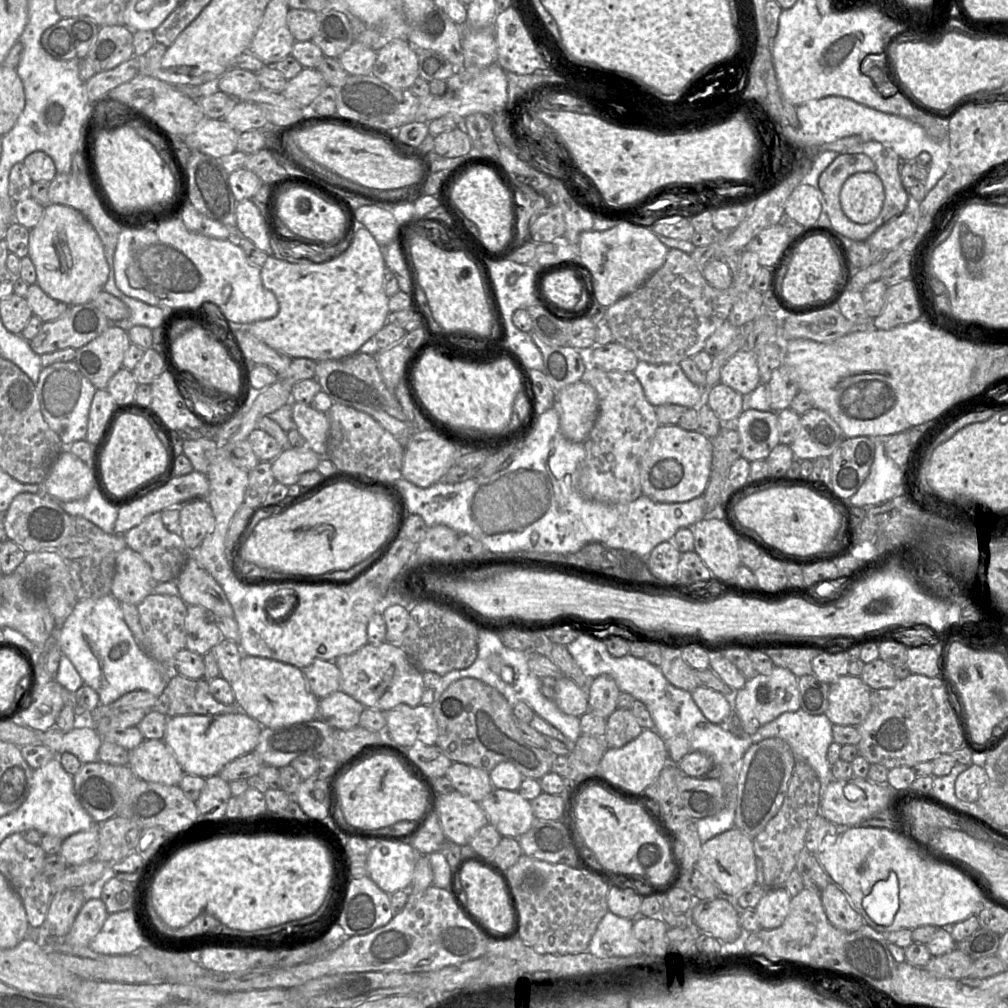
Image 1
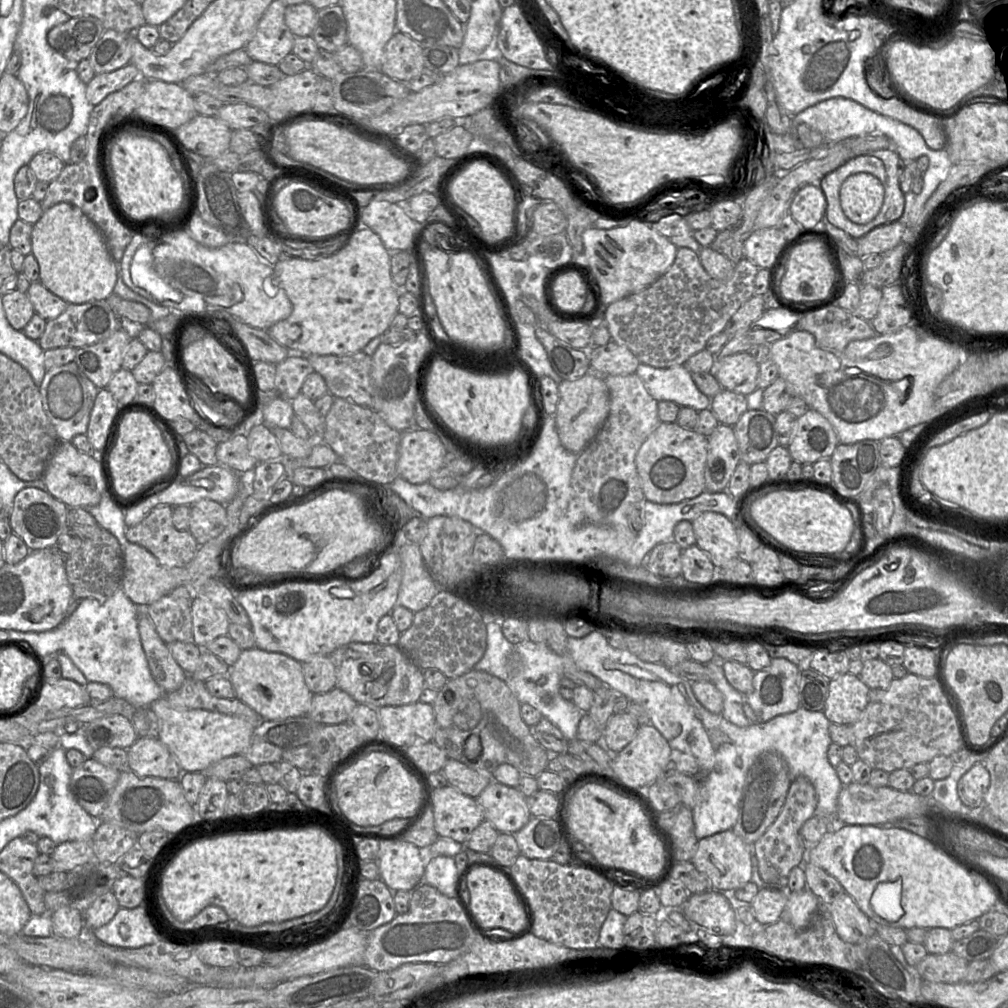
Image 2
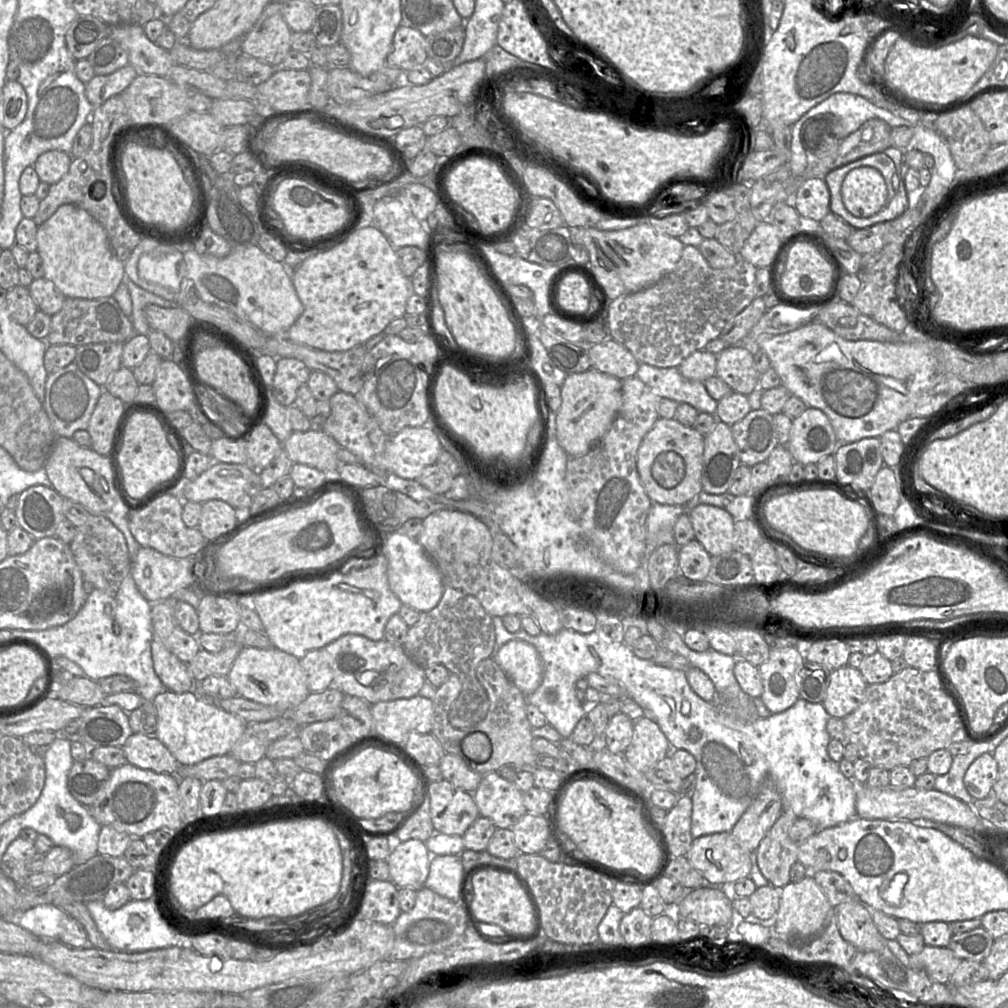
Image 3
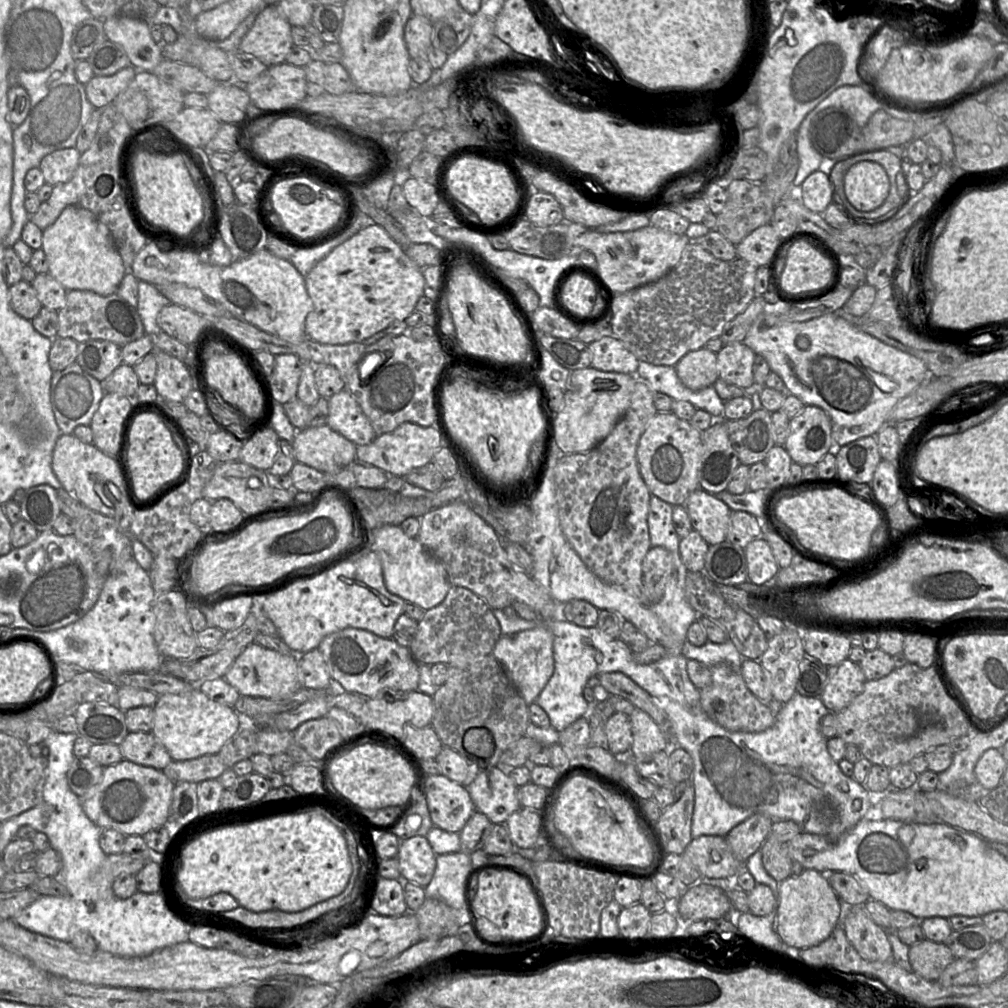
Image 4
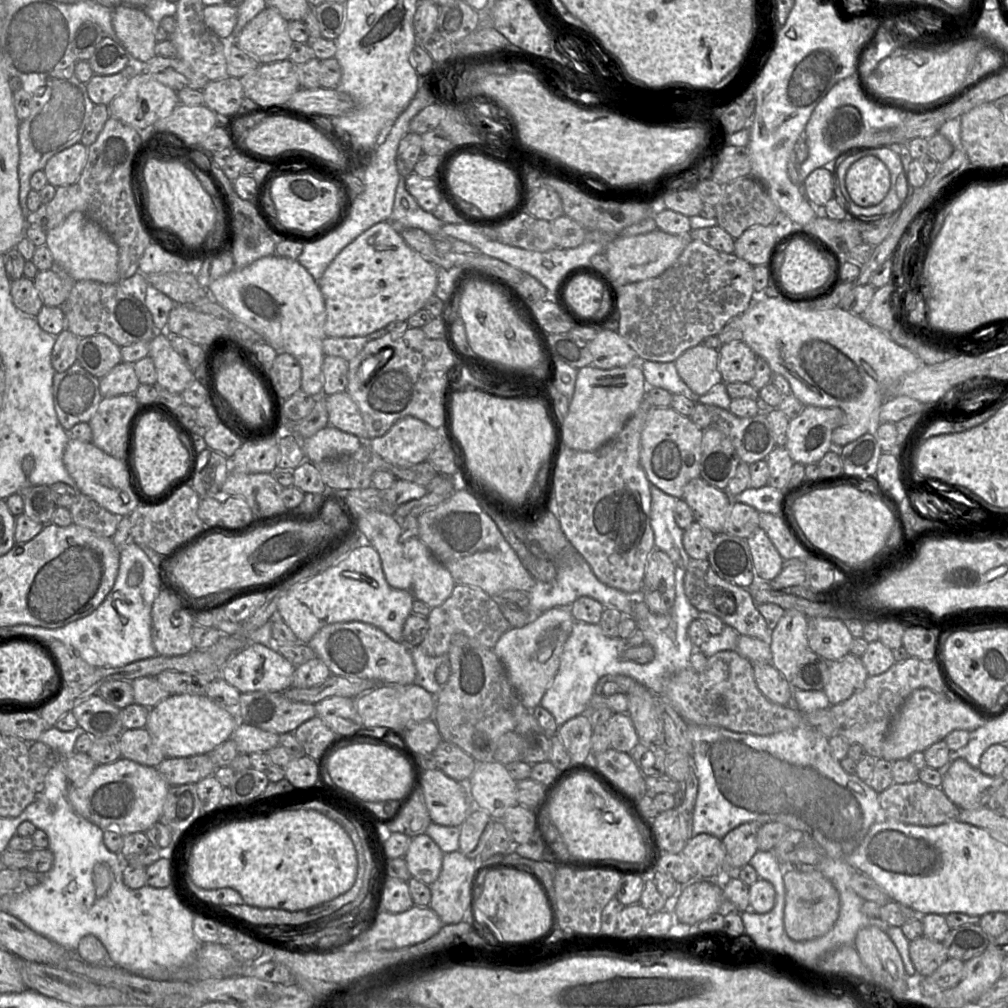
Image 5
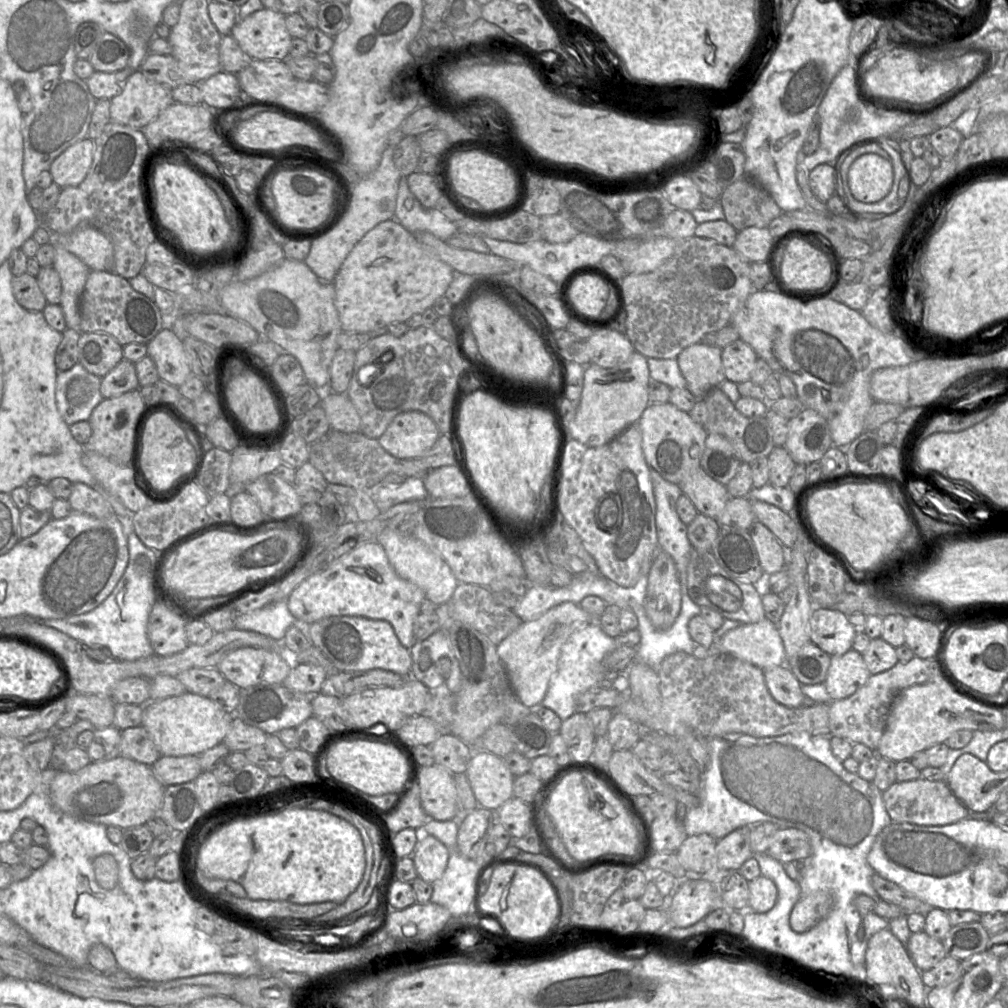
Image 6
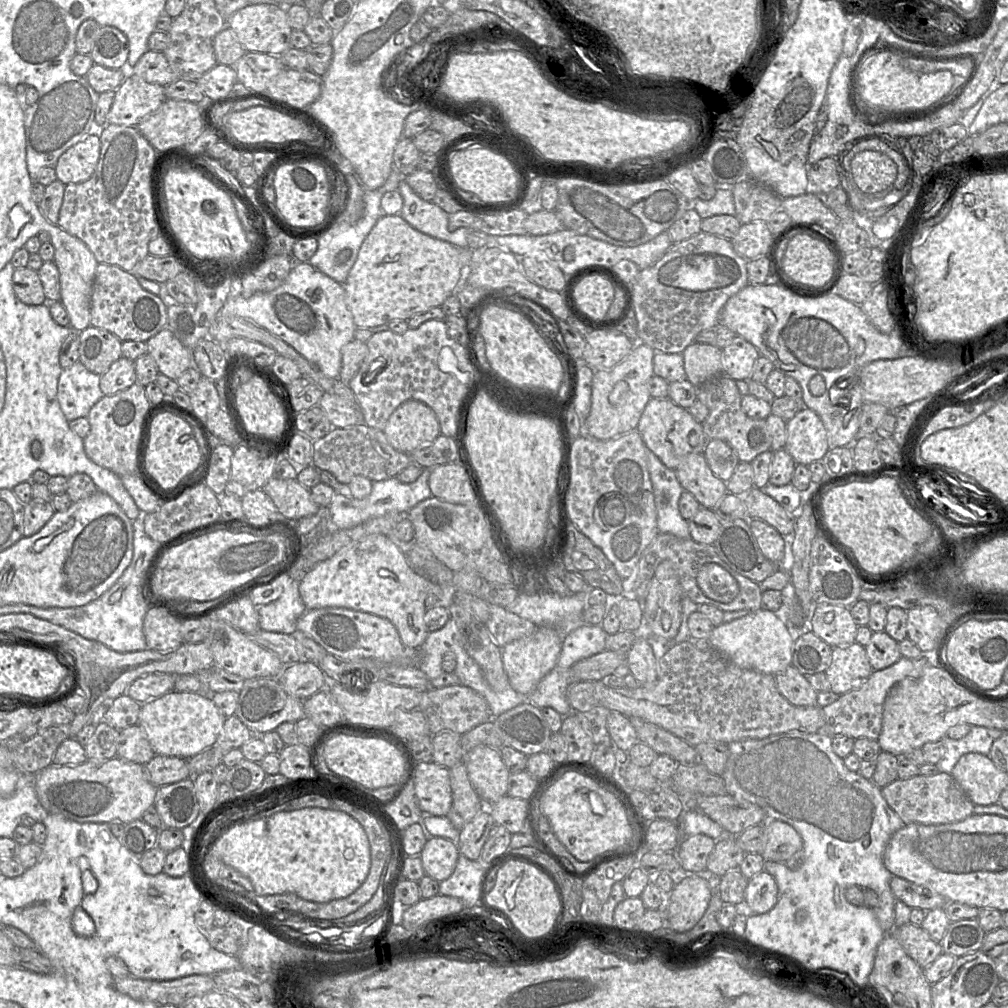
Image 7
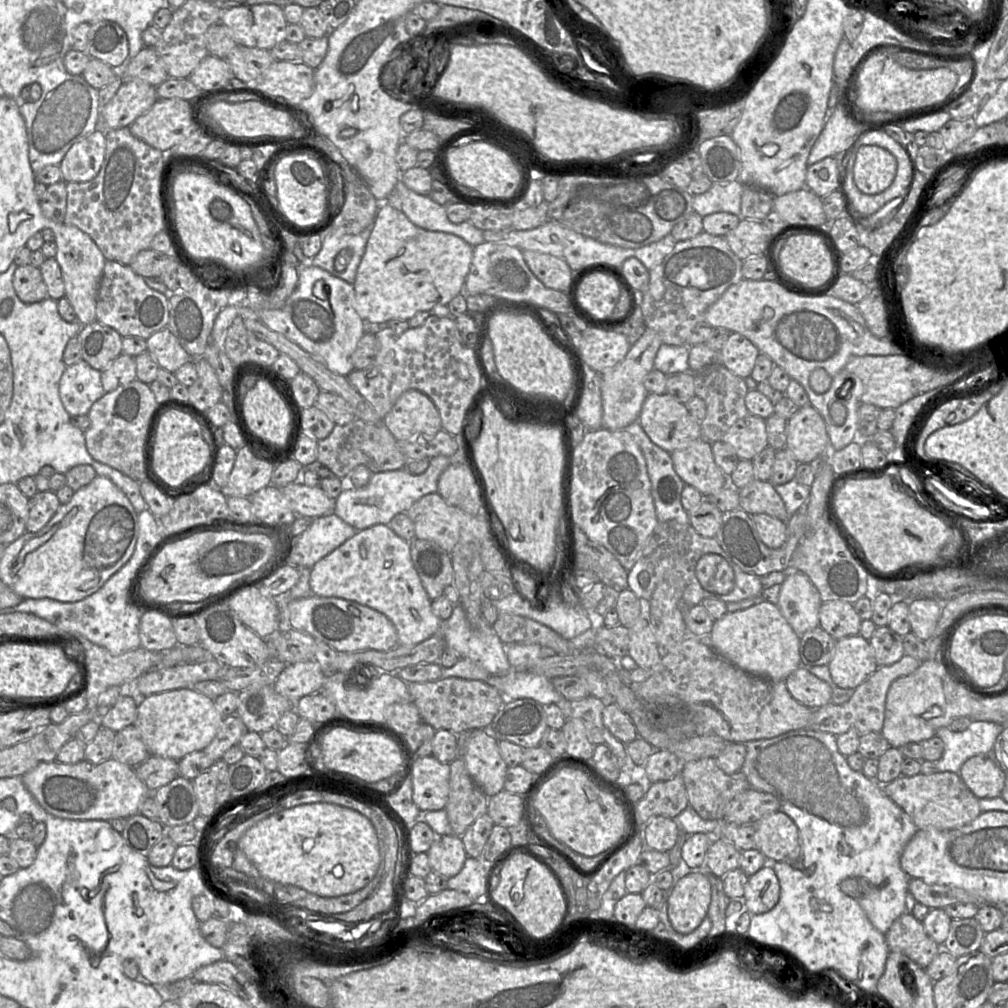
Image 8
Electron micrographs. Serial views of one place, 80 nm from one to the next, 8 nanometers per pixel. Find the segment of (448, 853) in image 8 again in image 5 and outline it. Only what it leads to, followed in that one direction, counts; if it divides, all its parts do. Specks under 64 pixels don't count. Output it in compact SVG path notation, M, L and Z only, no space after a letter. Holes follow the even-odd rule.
M426 833L412 838L404 856L411 878L431 885L438 878L444 853Z

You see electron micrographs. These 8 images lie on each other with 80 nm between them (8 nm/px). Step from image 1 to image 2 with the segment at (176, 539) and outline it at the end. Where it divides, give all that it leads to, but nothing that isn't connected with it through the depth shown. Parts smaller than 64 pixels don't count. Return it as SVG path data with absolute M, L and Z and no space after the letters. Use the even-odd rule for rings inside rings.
M159 505L137 525L127 527L125 536L153 554L167 568L183 567L193 560L199 545L193 535L177 530L172 522L173 508Z

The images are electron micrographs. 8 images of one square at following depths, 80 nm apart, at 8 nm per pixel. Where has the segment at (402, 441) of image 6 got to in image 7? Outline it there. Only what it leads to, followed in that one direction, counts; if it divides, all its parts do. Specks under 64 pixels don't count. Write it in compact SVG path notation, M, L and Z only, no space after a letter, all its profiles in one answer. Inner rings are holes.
M414 399L404 401L395 409L383 432L391 446L404 453L411 453L422 444L430 444L441 434L435 412Z

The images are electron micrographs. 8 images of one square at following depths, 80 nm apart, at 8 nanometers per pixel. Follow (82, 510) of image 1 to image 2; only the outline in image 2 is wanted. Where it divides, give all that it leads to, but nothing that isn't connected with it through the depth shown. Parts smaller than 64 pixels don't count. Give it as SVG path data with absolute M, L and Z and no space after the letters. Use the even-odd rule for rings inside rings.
M105 492L97 505L84 509L88 510L101 527L108 530L117 538L124 553L125 548L129 544L125 536L127 528L124 522L125 511L122 511L110 500Z

